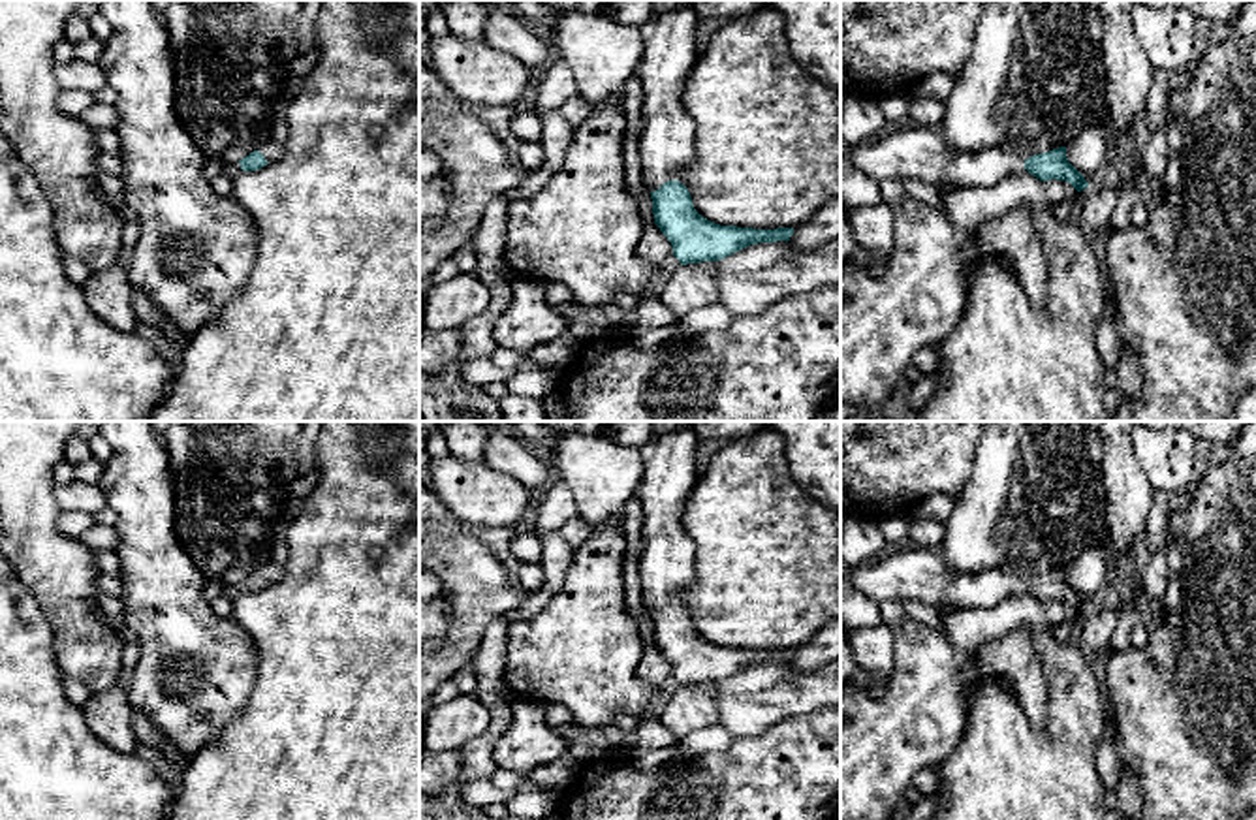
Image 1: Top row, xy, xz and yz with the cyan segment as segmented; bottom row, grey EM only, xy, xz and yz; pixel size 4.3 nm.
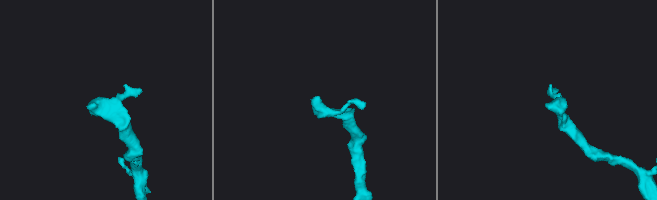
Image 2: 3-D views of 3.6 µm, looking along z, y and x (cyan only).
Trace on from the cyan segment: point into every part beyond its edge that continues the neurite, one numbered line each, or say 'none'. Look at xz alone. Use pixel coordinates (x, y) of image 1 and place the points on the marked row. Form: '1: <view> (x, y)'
1: xz (668, 140)

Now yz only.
1: yz (920, 153)

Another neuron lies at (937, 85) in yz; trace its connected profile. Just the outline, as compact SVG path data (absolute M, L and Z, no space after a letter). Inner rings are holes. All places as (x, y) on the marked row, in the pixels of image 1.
M944 71L931 73L918 85L914 85L906 94L912 100L923 100L923 98L940 98L946 100L946 96L953 90L955 77Z

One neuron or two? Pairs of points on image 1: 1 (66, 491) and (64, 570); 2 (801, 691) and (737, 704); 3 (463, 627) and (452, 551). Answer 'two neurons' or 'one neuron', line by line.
1: two neurons
2: one neuron
3: one neuron

